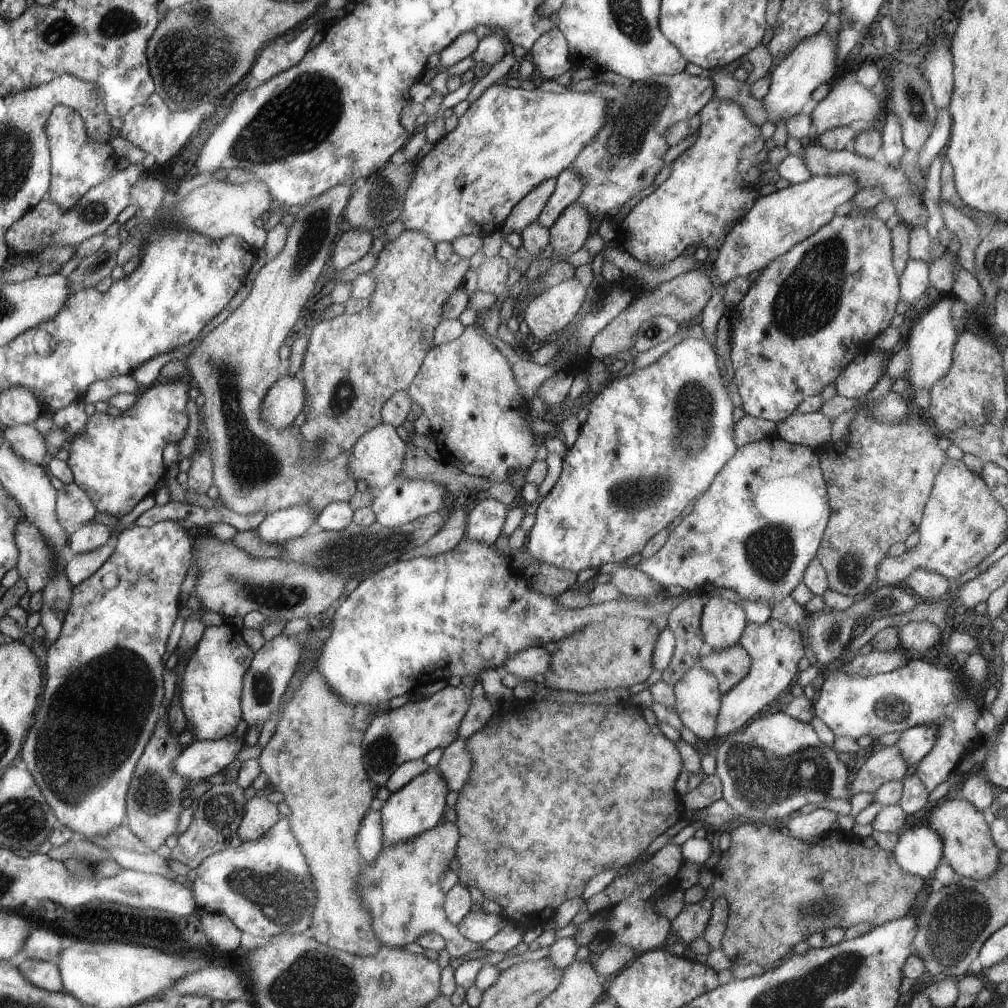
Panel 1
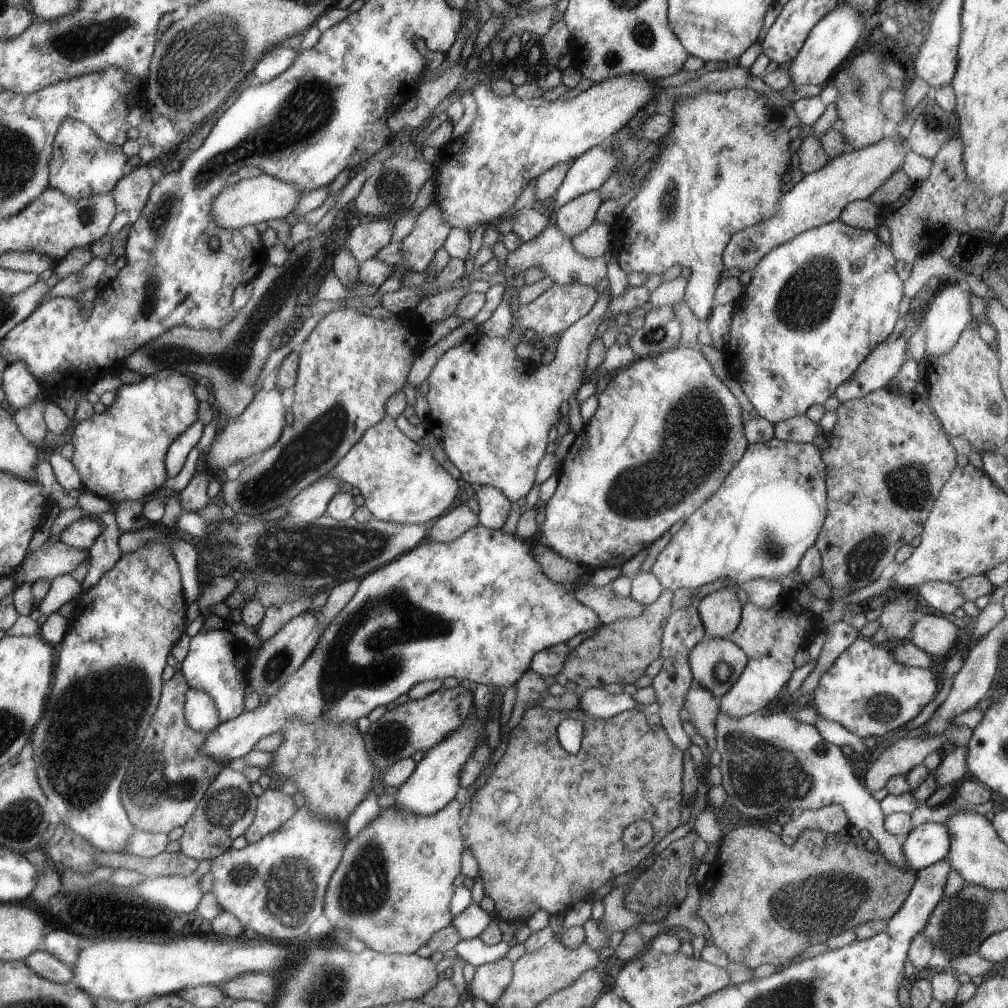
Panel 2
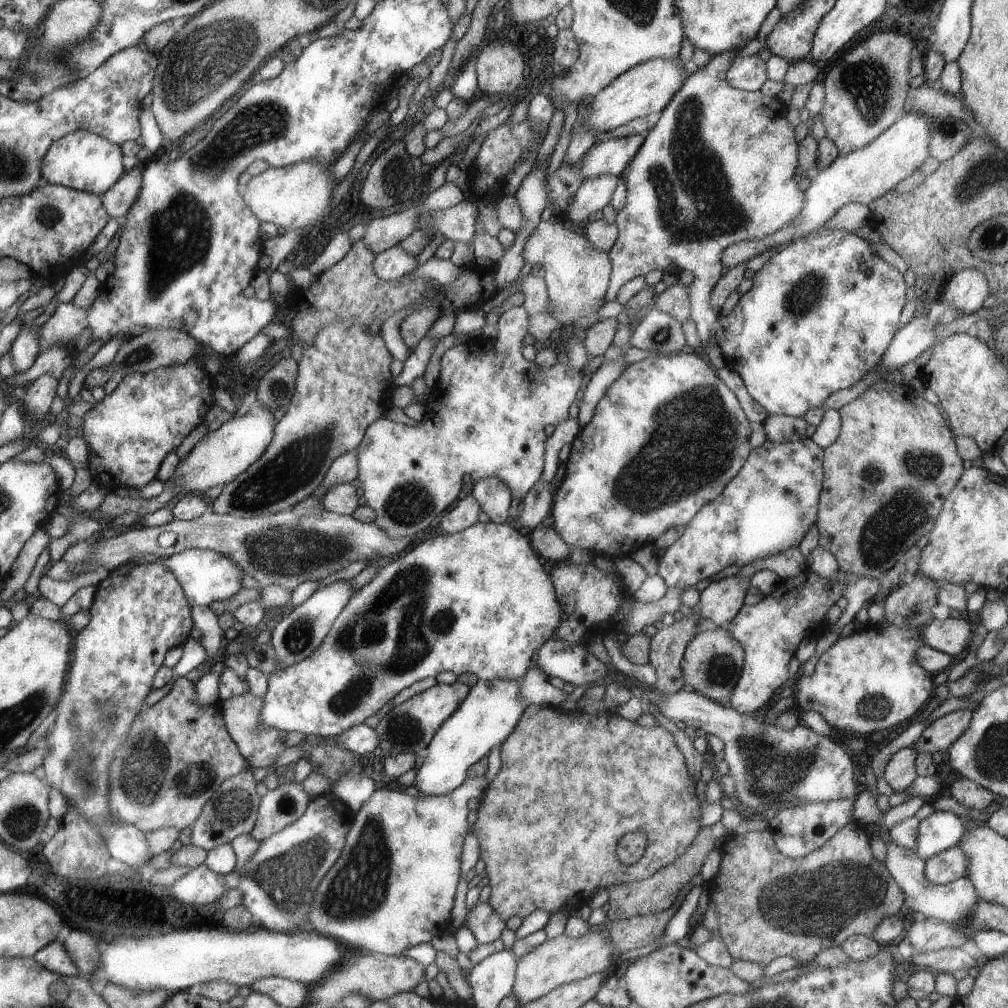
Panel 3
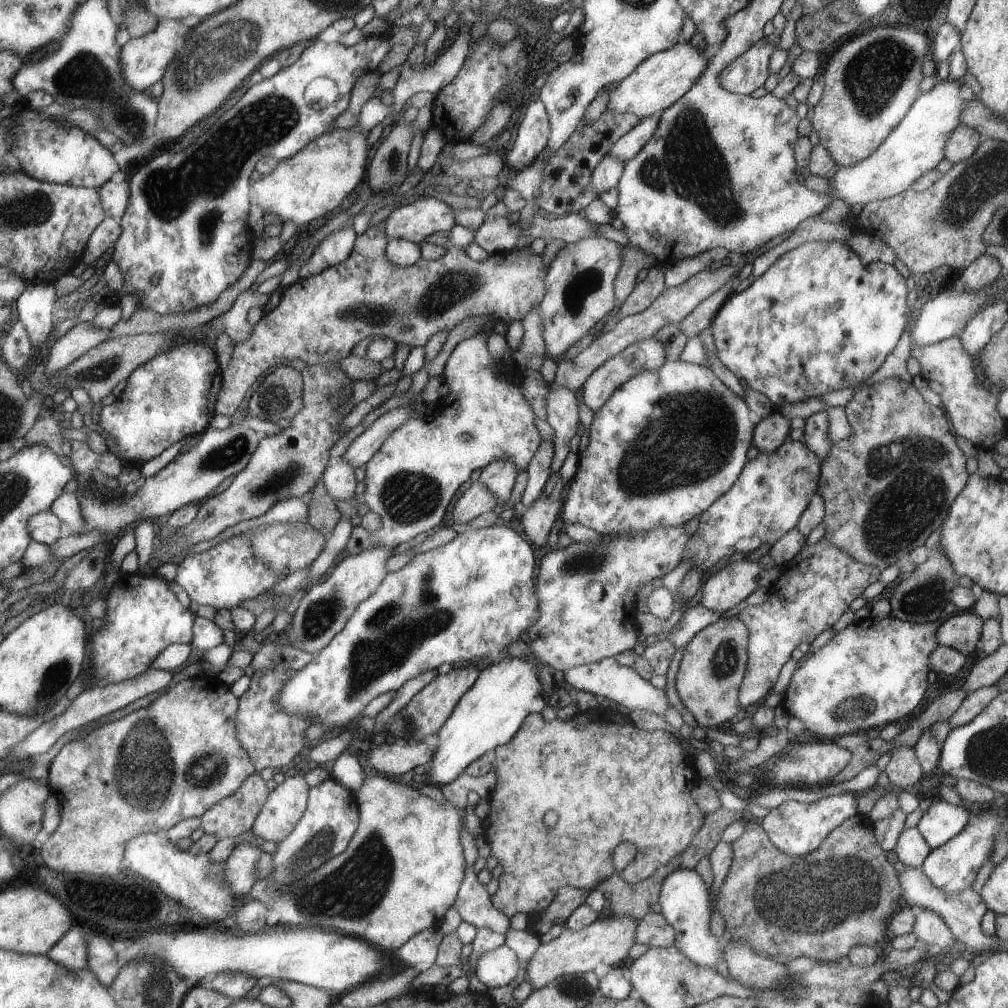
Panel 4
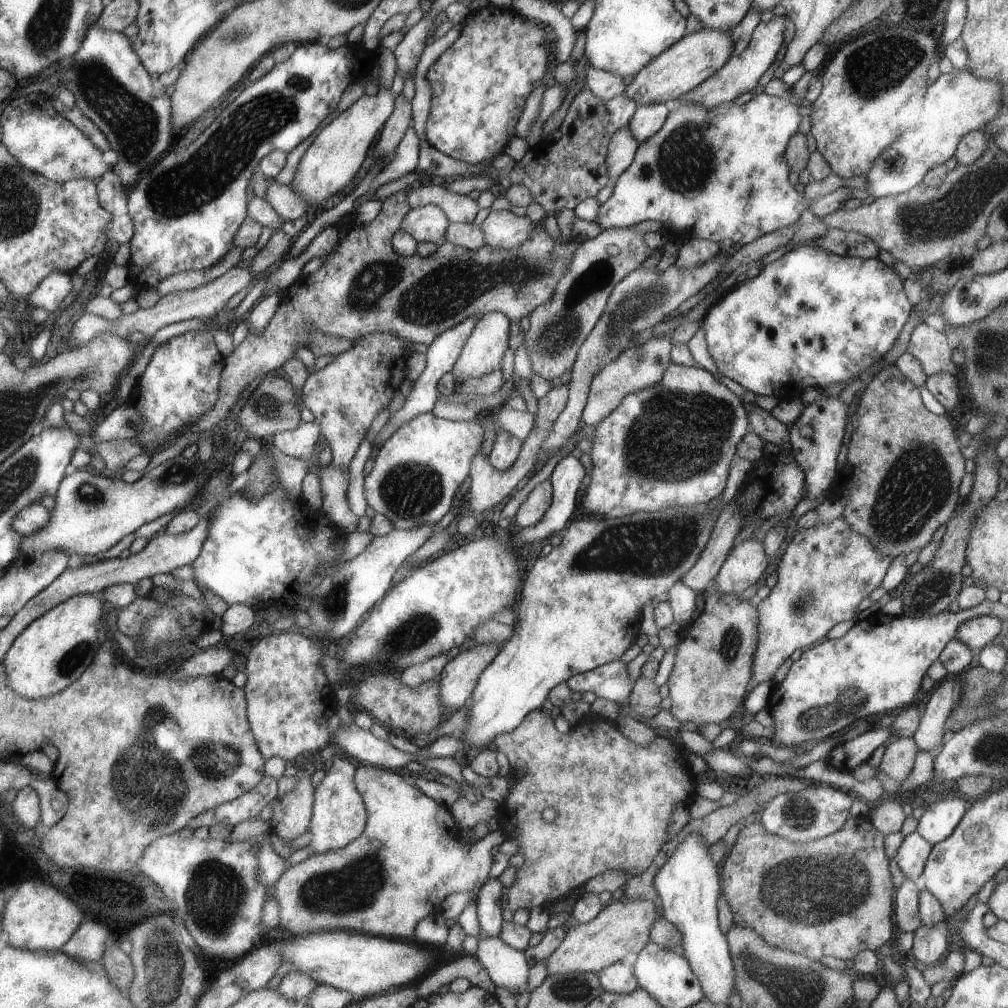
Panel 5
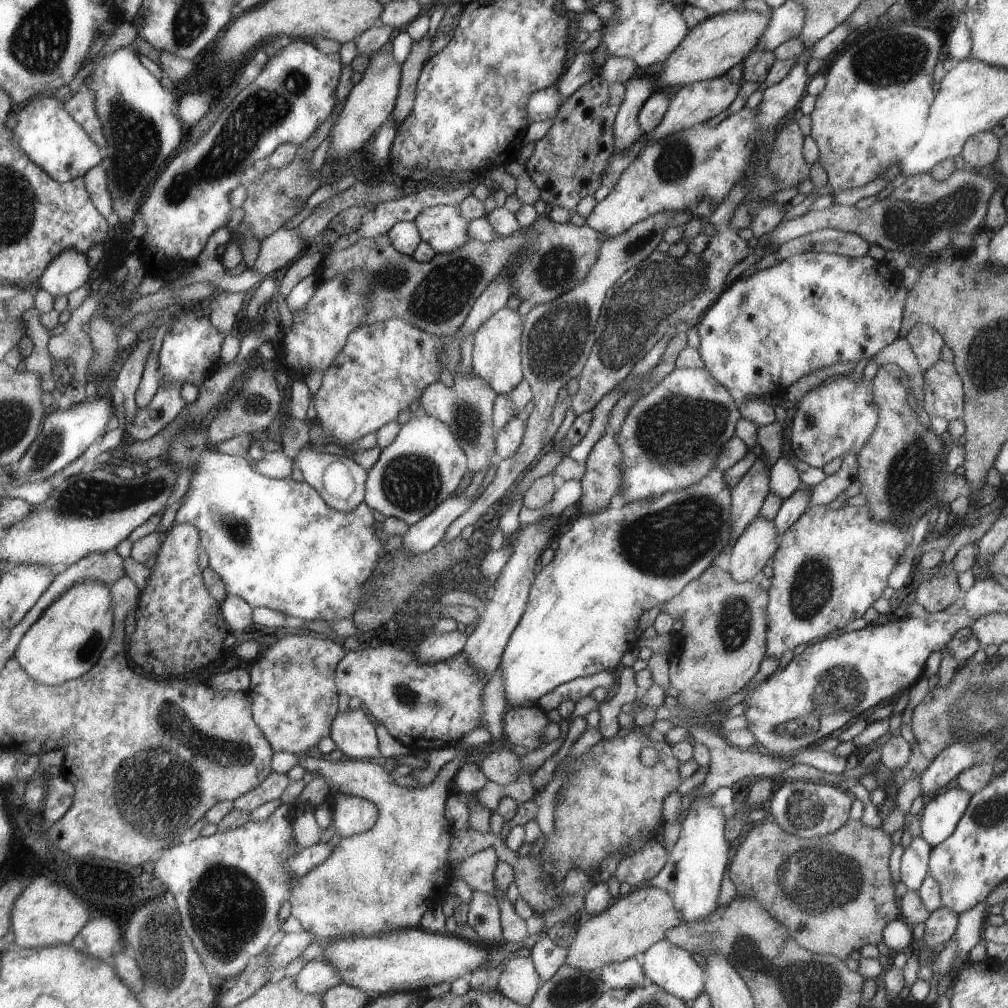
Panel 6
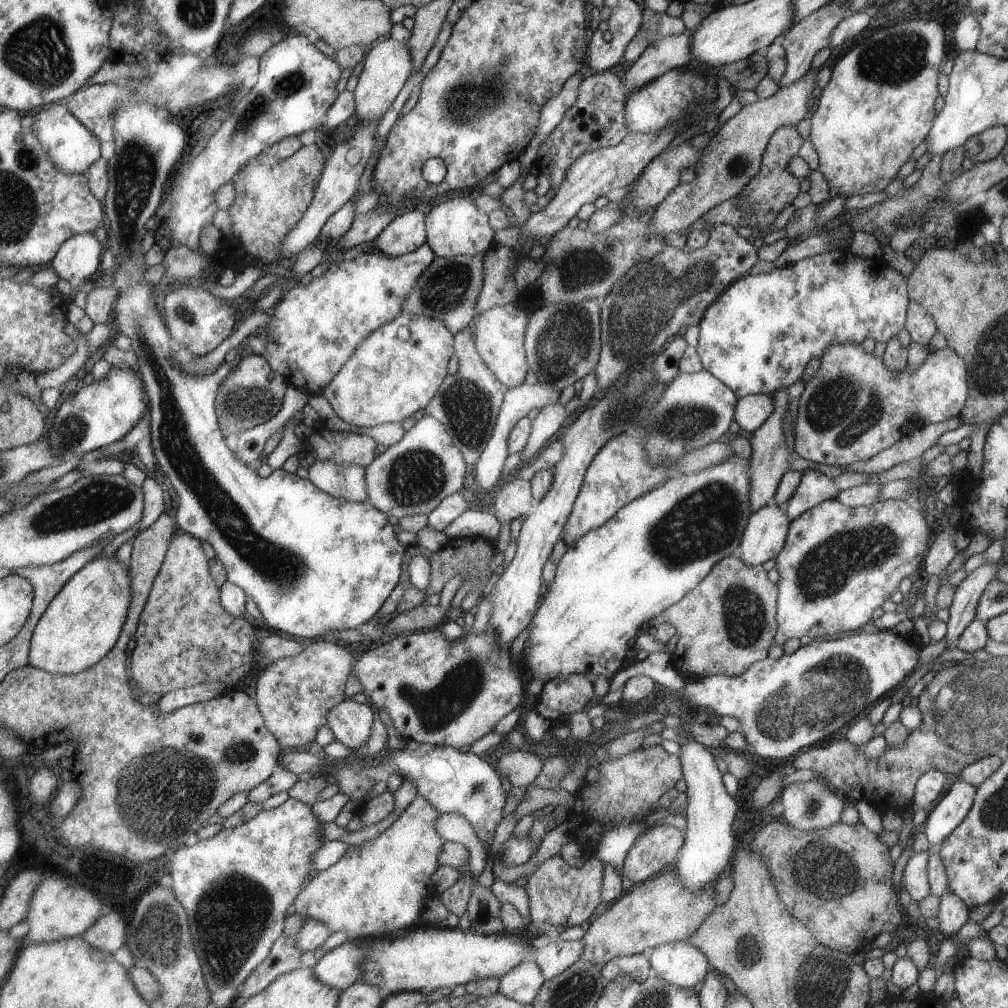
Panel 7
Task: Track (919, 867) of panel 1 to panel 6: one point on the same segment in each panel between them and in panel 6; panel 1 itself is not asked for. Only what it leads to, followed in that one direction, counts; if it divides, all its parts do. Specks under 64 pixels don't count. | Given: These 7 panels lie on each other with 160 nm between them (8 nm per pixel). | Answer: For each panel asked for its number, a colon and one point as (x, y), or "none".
2: (927, 843)
3: (939, 831)
4: (942, 821)
5: (940, 819)
6: (941, 815)

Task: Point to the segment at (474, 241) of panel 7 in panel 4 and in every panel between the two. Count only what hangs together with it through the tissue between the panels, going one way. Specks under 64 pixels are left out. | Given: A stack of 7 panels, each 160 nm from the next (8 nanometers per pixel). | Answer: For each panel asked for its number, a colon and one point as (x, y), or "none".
4: (416, 222)
5: (428, 223)
6: (444, 227)

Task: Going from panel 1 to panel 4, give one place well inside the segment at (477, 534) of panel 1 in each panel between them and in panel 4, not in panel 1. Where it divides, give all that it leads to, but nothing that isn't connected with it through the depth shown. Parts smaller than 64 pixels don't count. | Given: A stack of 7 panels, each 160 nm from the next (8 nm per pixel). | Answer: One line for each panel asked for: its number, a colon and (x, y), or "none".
2: (493, 507)
3: (494, 496)
4: (499, 477)

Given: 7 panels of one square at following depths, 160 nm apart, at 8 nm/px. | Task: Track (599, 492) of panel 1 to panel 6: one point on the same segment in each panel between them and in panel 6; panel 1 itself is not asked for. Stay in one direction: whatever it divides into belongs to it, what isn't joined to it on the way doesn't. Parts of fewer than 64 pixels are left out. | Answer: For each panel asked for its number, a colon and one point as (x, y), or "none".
2: (667, 432)
3: (667, 438)
4: (667, 445)
5: (669, 445)
6: (672, 437)

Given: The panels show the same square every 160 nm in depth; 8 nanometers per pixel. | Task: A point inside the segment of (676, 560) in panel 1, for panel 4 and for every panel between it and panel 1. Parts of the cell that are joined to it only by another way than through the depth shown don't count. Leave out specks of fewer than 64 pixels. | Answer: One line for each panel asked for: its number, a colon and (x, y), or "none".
2: (770, 510)
3: (769, 507)
4: (775, 489)

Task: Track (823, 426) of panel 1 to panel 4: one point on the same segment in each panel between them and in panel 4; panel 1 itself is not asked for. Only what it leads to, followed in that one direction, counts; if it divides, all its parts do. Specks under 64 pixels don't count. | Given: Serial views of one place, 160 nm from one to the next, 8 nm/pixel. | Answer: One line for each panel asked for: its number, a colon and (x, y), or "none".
2: (800, 429)
3: (779, 428)
4: (770, 433)

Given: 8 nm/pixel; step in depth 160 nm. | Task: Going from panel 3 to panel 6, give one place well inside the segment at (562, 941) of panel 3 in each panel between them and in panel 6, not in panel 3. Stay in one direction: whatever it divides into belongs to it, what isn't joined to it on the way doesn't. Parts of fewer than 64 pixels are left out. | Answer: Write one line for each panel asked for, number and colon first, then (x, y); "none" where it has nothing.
4: (607, 942)
5: (623, 927)
6: (631, 925)

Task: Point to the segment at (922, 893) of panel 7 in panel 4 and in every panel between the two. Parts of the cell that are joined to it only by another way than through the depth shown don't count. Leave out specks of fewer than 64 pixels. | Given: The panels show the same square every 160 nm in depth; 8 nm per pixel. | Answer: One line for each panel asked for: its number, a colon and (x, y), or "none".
4: (912, 849)
5: (912, 857)
6: (915, 867)

